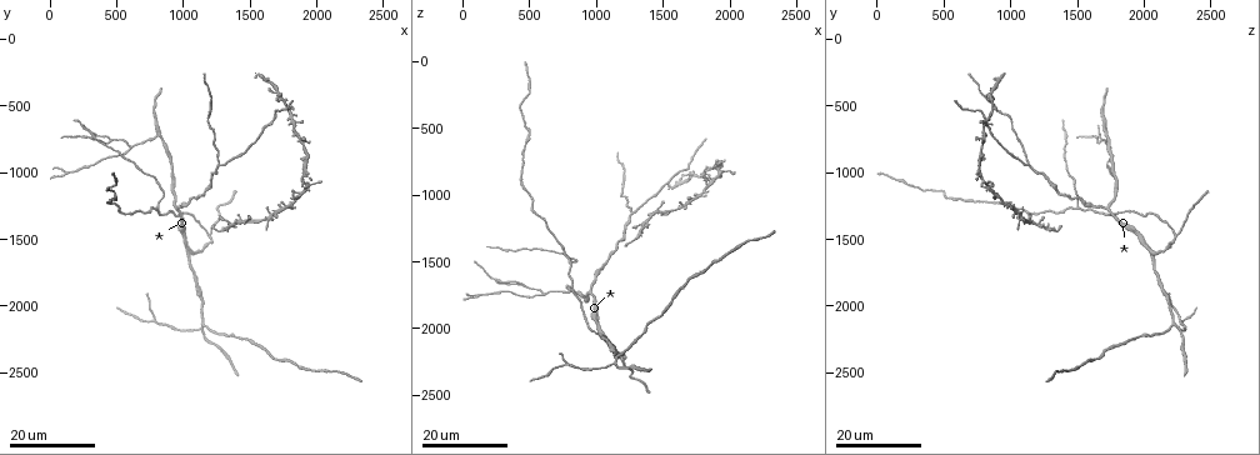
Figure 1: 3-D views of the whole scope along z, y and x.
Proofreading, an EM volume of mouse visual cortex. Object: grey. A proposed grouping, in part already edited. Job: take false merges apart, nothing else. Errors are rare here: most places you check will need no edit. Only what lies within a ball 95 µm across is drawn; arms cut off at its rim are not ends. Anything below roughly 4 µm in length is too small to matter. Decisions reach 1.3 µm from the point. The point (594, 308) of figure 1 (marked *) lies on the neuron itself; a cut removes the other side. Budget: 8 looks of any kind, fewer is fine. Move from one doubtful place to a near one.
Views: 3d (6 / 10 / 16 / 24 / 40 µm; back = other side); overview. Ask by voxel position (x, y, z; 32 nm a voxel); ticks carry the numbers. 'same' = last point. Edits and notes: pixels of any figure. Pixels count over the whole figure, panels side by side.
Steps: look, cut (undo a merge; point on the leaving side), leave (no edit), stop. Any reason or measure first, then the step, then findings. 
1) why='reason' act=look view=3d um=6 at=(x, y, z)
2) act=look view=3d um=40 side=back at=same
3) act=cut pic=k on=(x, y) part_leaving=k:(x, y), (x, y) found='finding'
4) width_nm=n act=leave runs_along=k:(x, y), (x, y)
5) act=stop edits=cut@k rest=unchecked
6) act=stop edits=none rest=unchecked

why='a fork' act=look view=3d um=16 at=(1260, 940, 1140)

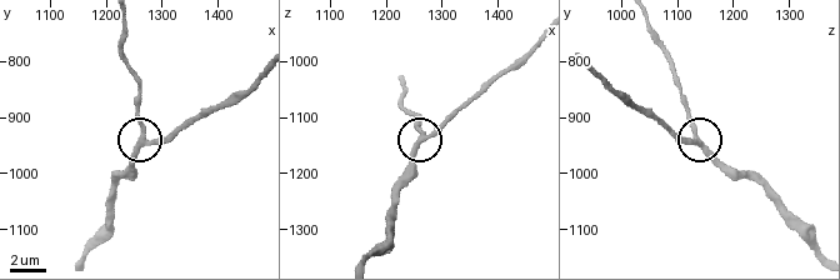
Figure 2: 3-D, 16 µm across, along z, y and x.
why='zoom in' act=look view=3d um=6 at=(1265, 930, 1135)

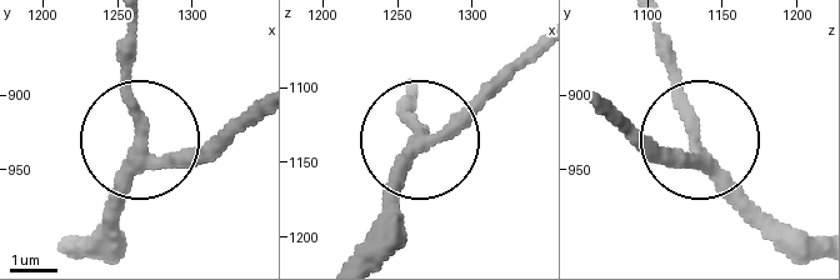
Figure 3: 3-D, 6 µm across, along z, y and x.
width_nm=260 act=leave runs_along=3:(78, 259), (138, 128), (126, 36) found='continuous, no second neuron'

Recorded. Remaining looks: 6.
why='three arms meet' act=look view=3d um=24 at=(1180, 1480, 2240)

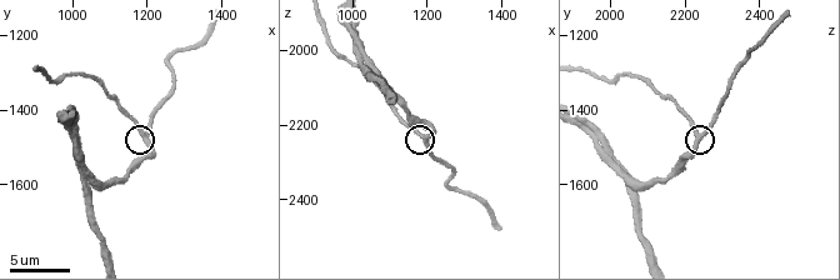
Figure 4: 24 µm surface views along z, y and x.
act=look view=3d um=10 at=(1190, 1470, 2240)

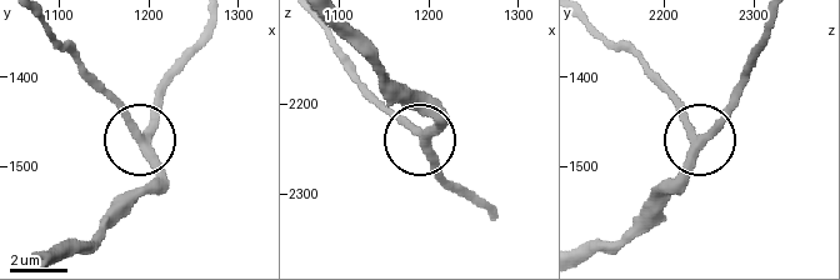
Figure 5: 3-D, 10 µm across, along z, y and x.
arms=3 act=leave runs_along=5:(335, 21), (435, 121), (421, 143), (440, 184) found='one neuron here'

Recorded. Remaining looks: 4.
why='three arms meet' act=look view=3d um=16 at=(780, 2100, 2280)

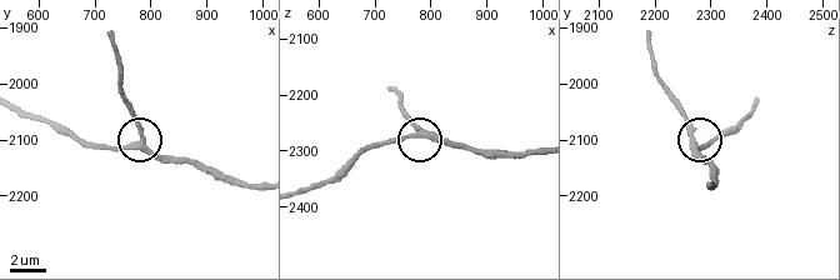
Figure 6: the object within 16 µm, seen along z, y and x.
act=look view=3d um=10 at=(780, 2100, 2265)

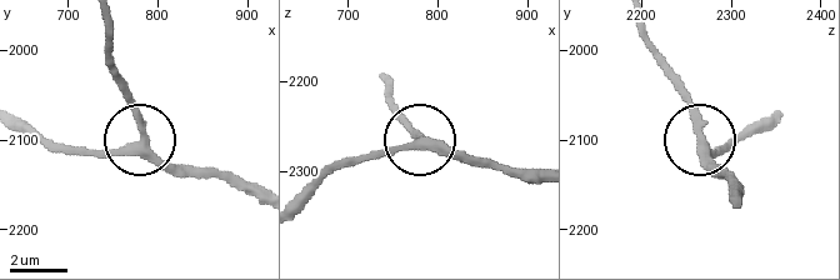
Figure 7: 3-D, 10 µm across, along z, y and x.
side_arm_um=8 act=leave runs_along=7:(538, 171), (438, 151), (401, 120) found='one neuron here'

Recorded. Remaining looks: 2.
why='branch point' act=look view=3d um=16 at=(800, 1260, 1500)

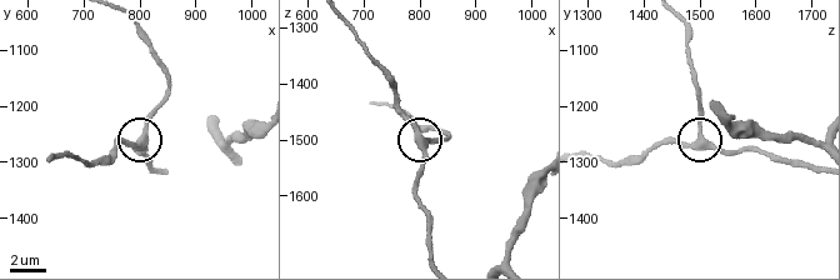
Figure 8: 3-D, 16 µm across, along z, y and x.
act=look view=3d um=10 at=(810, 1255, 1500)

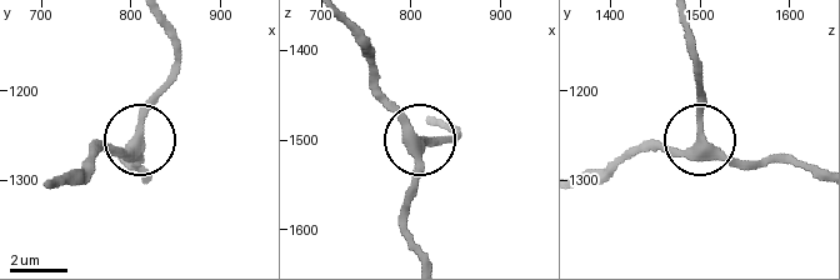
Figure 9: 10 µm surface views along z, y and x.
side_arm_um=34 act=leave runs_along=9:(145, 180), (124, 164), (138, 154), (140, 106), (179, 59) found='continuous, no second neuron'

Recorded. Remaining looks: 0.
act=stop edits=none rest=unchecked

